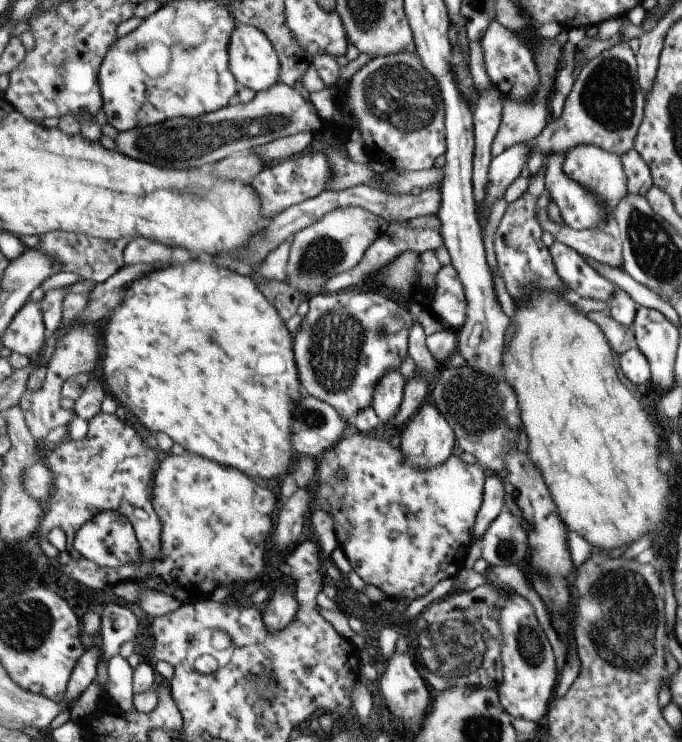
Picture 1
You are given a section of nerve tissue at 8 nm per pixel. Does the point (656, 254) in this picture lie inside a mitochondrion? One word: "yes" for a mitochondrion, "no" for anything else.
yes

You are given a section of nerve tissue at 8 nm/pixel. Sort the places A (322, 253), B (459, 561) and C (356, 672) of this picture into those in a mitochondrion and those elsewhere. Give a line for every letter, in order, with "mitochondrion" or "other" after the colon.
A: mitochondrion
B: other
C: other

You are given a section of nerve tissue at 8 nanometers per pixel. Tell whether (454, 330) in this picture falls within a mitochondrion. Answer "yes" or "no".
no

